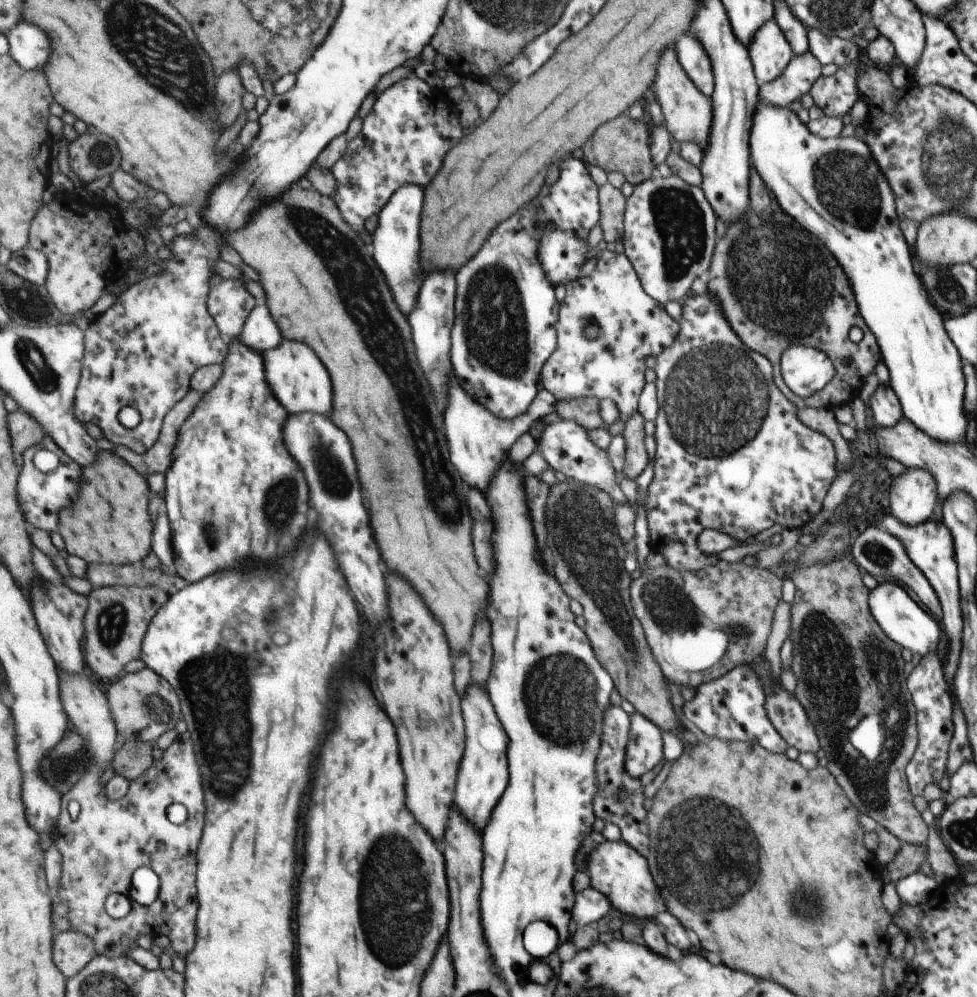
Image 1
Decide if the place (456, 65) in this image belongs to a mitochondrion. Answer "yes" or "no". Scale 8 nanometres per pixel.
no

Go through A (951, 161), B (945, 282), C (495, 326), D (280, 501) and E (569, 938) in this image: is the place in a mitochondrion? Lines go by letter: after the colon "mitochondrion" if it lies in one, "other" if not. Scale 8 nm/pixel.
A: mitochondrion
B: mitochondrion
C: mitochondrion
D: mitochondrion
E: other

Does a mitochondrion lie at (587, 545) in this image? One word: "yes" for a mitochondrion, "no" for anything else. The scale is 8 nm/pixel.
yes

